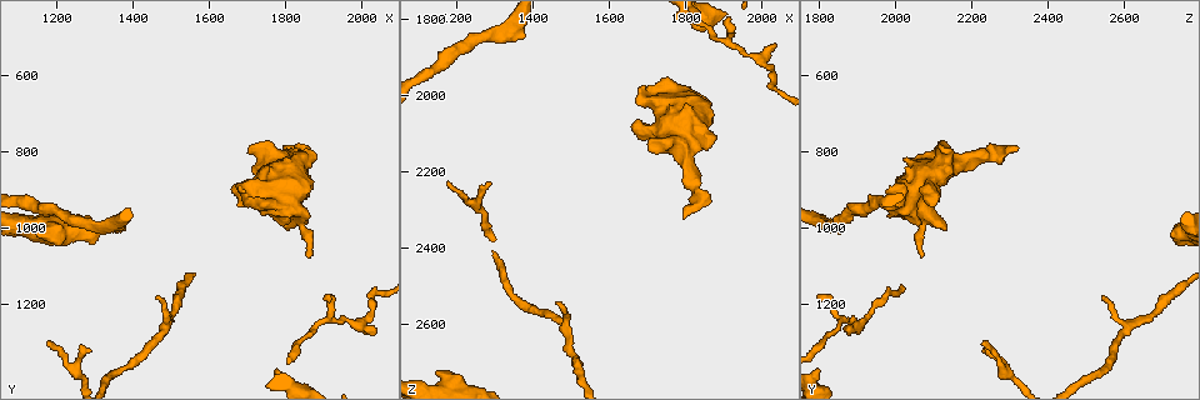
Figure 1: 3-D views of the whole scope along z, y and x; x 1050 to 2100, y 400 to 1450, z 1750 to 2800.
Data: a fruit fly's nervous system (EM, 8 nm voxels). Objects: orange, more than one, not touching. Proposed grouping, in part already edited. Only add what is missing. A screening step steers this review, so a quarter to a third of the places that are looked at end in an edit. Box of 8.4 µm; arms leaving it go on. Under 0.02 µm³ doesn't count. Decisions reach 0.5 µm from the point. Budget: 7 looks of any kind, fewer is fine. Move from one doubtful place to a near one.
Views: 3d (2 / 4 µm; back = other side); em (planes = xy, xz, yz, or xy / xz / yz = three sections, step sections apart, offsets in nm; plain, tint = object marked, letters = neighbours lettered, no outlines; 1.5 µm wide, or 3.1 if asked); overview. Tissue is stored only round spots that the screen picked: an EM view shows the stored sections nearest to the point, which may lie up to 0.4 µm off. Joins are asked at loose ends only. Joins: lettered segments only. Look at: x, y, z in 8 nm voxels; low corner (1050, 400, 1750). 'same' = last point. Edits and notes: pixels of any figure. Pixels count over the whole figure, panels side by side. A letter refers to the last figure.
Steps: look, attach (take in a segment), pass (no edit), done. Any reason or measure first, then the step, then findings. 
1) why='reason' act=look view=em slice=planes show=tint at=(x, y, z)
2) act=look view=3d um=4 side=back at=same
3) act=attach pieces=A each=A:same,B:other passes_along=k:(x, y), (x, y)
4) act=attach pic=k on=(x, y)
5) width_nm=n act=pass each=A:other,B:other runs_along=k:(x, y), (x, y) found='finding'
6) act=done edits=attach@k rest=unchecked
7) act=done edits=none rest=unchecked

why='branch stops here' act=look view=3d um=2 at=(1800, 785, 2320)

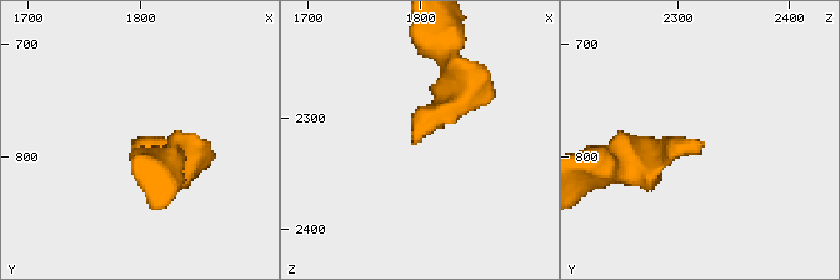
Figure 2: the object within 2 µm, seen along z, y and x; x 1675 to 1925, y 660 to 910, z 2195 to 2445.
why='now the EM' act=look view=em slice=yz step=8 show=tint at=(1798, 788, 2322)

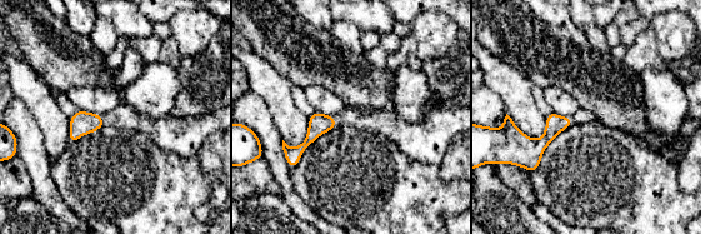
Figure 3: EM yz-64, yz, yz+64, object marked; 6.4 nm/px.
act=look view=em slice=planes show=letters at=same

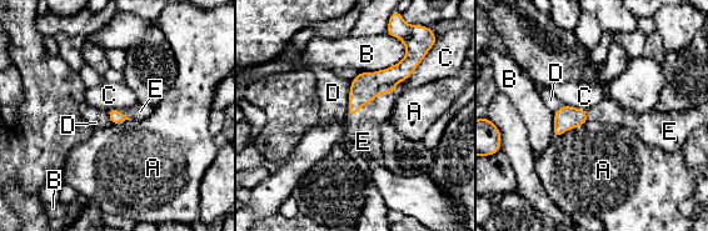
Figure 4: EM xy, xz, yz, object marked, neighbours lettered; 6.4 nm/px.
longest_contact=B:360nm act=attach pieces=E each=A:other,B:other,C:other,D:other,E:same passes_along=4:(365, 86), (370, 101), (363, 139) found='it goes on there'

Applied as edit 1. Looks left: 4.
act=look view=overview

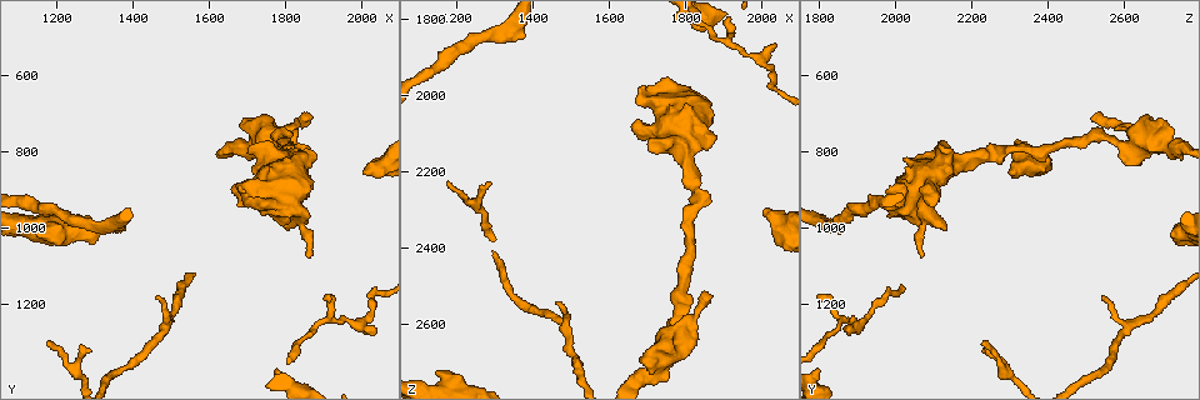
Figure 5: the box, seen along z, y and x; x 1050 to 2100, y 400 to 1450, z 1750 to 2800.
act=look view=em slice=xz step=4 show=letters at=(1860, 1065, 2080)

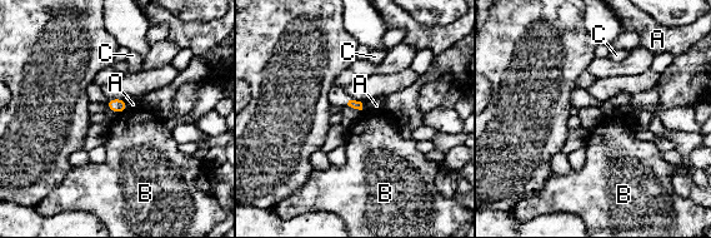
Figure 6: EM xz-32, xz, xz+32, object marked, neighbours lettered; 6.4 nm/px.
act=pass each=A:other,B:other,C:other border=6:(126, 109), (119, 114) found='none of them fits'

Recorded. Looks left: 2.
why='an open end' act=look view=em slice=planes show=letters at=(1735, 935, 1955)

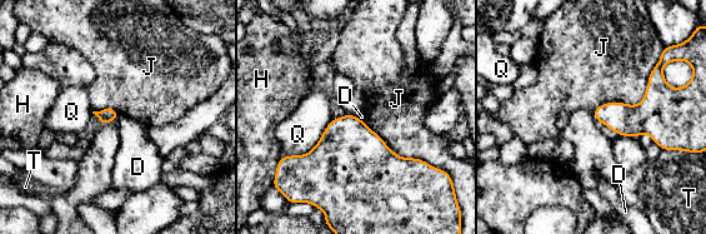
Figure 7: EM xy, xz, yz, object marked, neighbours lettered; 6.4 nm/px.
longest_contact=J:550nm act=pass each=D:other,H:other,J:other,Q:other,T:other found='no lettered segment goes on from it'

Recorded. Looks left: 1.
act=done edits=attach@4 rest=unchecked

